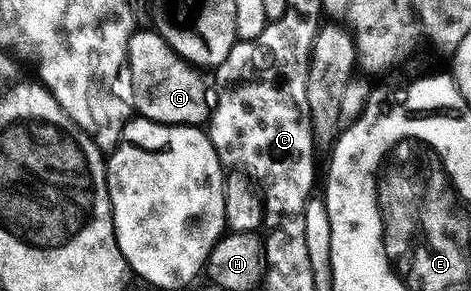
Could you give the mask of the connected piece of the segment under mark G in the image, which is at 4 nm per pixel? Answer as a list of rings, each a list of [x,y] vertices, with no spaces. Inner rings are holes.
[[[151,28],[133,32],[128,44],[126,77],[132,80],[131,104],[135,112],[147,121],[163,125],[203,126],[210,117],[210,93],[204,90],[201,70],[180,57]],[[141,32],[141,33],[140,33]]]

